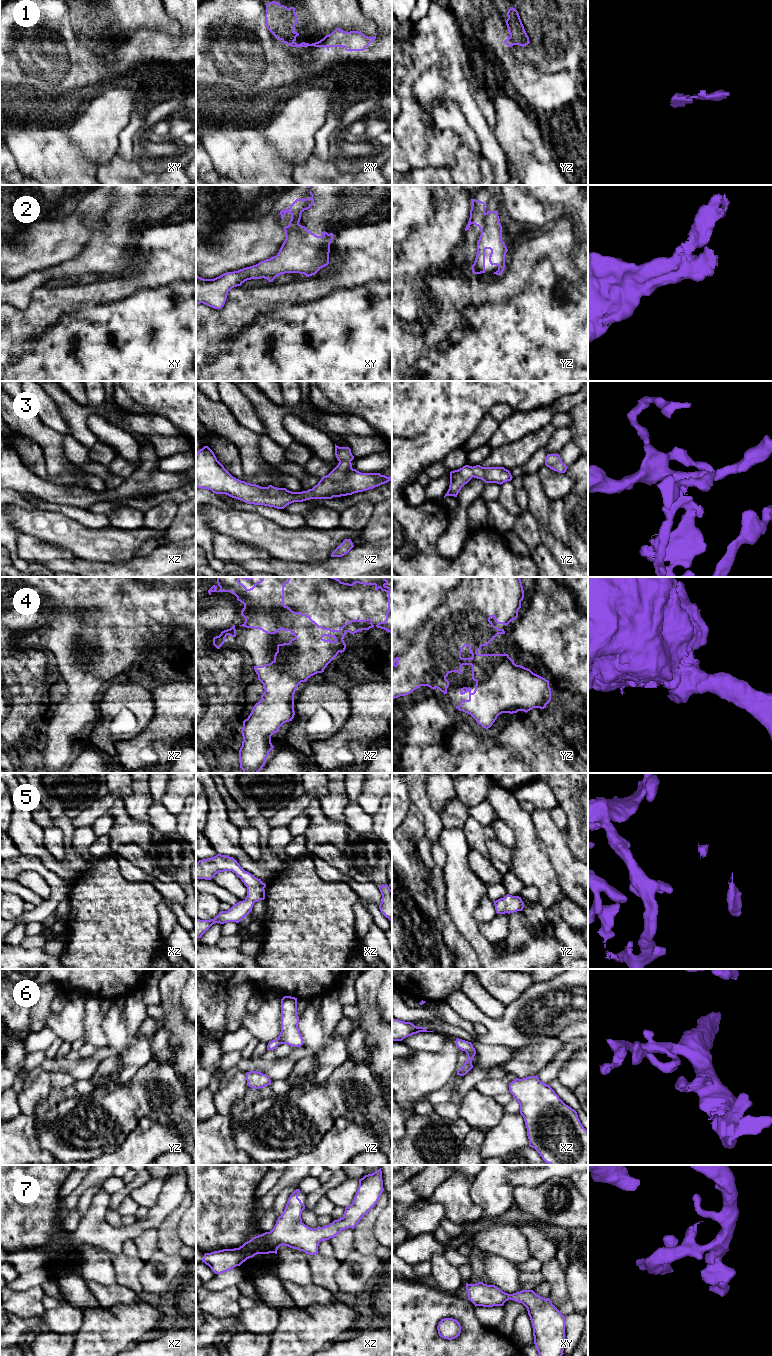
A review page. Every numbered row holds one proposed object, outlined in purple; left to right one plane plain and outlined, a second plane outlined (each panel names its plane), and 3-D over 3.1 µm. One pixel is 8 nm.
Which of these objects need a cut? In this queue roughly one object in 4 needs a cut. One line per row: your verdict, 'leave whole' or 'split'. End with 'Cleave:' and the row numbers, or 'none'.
1: split
2: split
3: leave whole
4: leave whole
5: leave whole
6: leave whole
7: leave whole
Cleave: 1, 2

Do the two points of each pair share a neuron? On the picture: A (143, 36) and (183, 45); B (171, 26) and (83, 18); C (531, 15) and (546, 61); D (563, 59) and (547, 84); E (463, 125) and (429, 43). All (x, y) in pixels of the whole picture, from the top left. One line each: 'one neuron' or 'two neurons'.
A: one neuron
B: one neuron
C: one neuron
D: two neurons
E: two neurons

